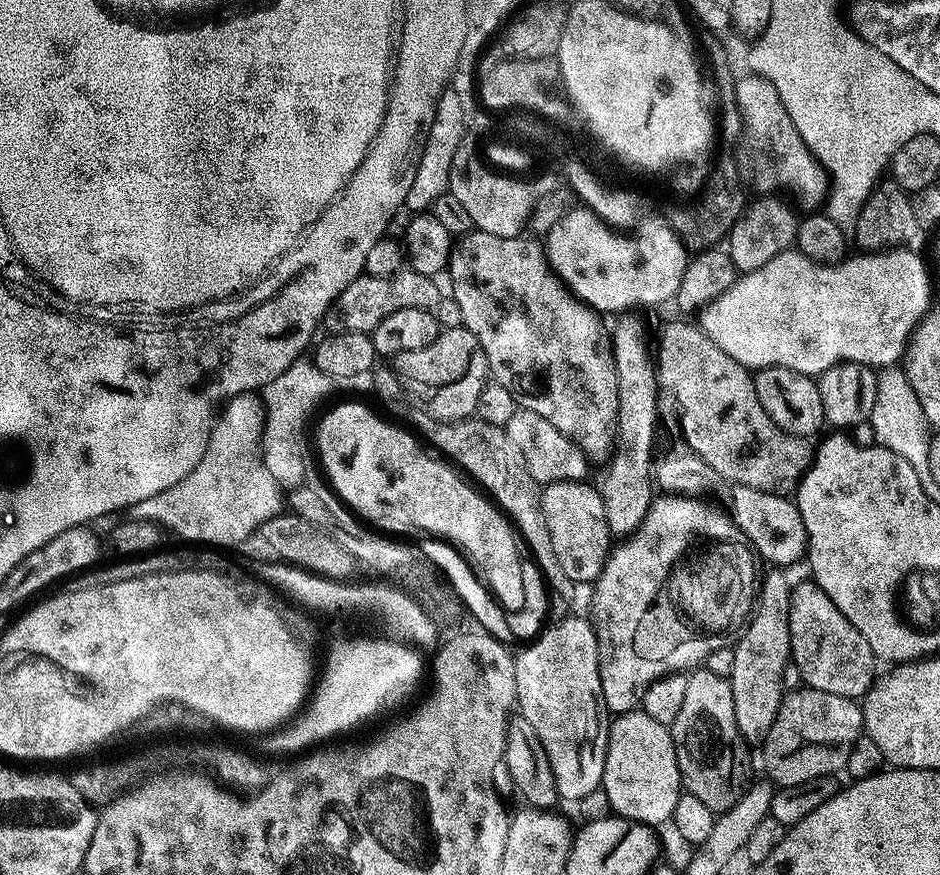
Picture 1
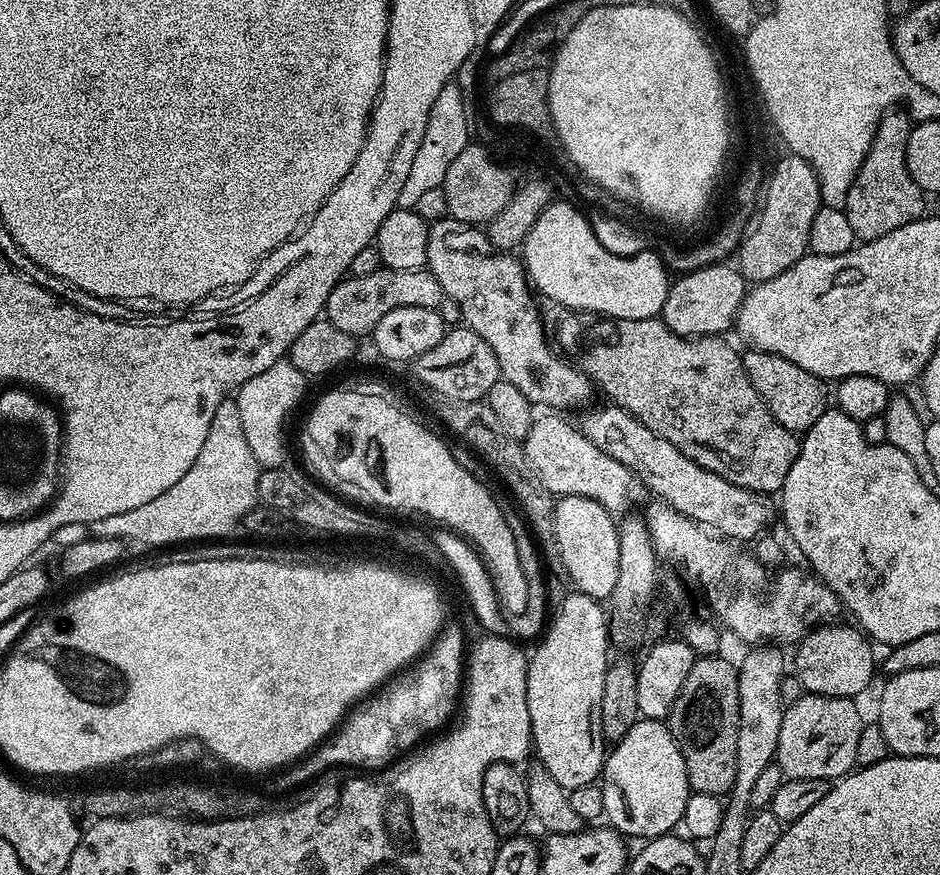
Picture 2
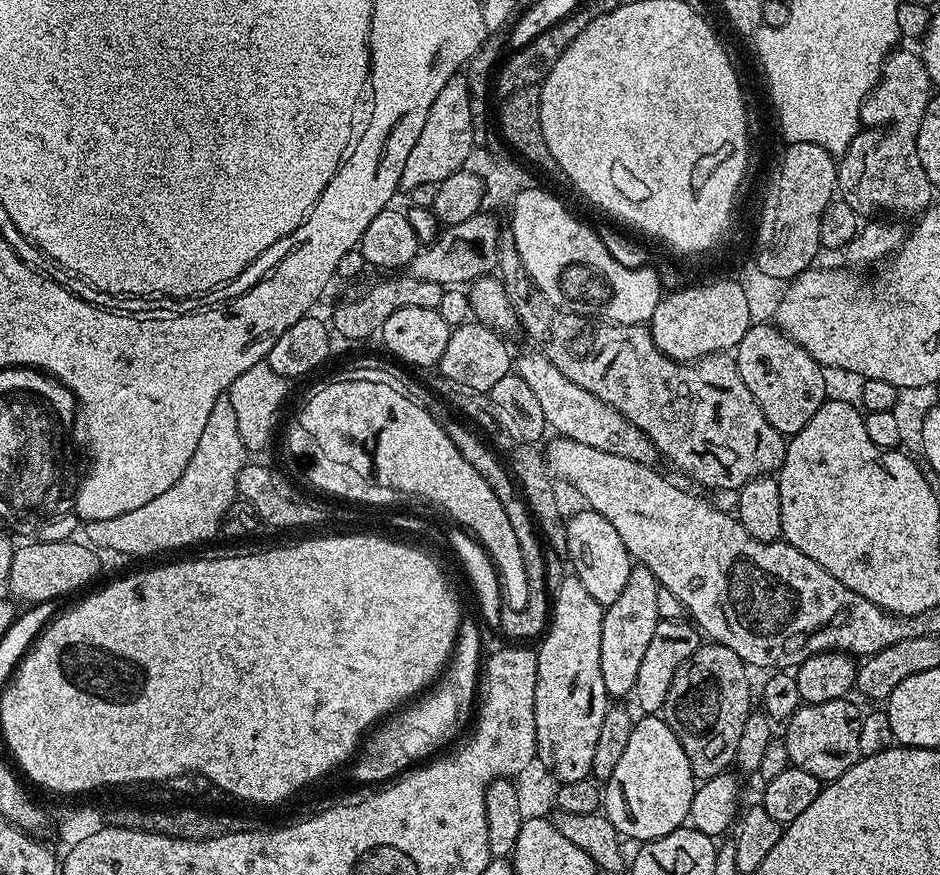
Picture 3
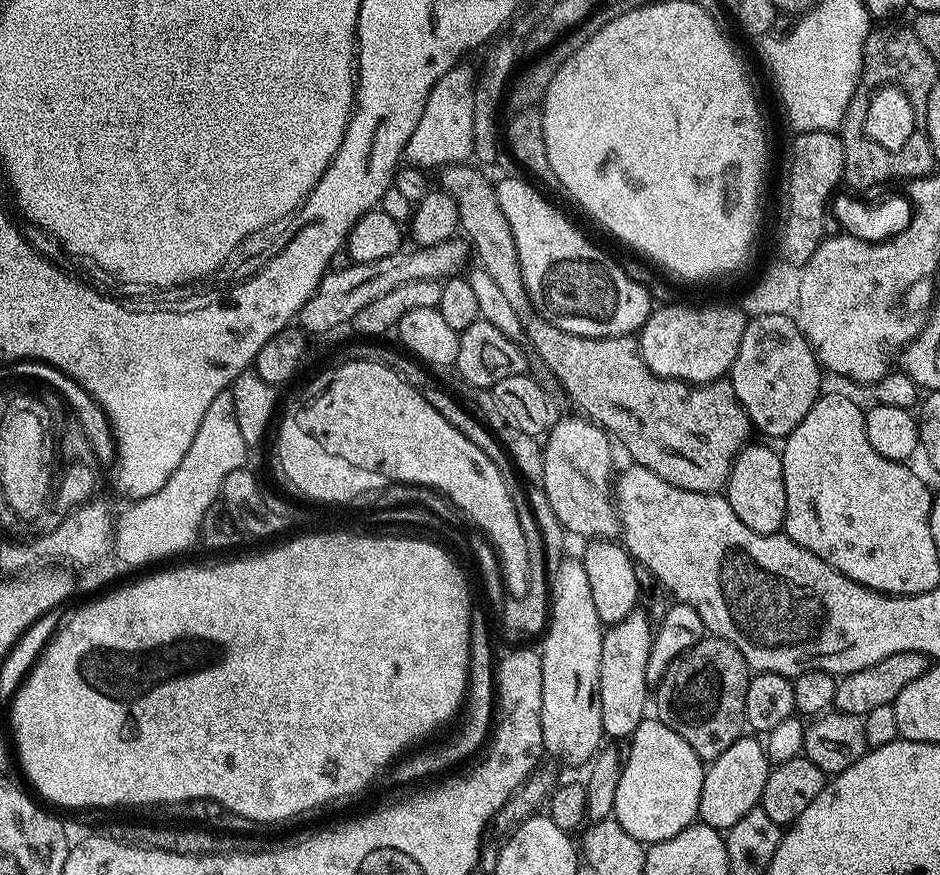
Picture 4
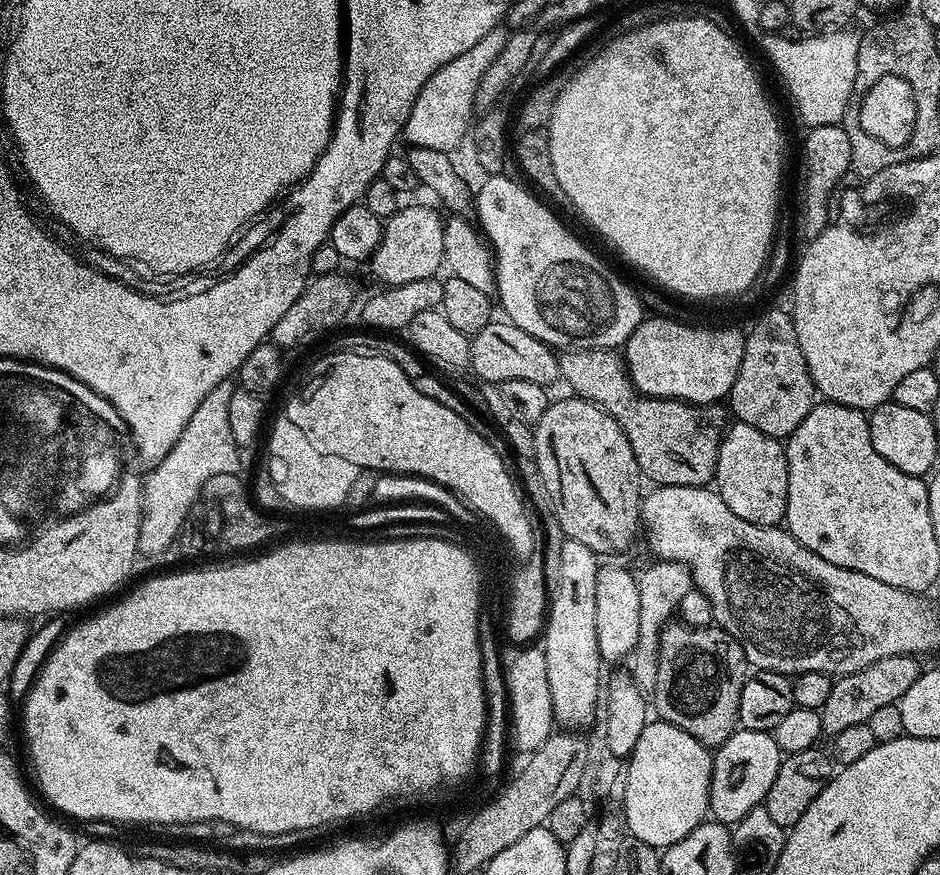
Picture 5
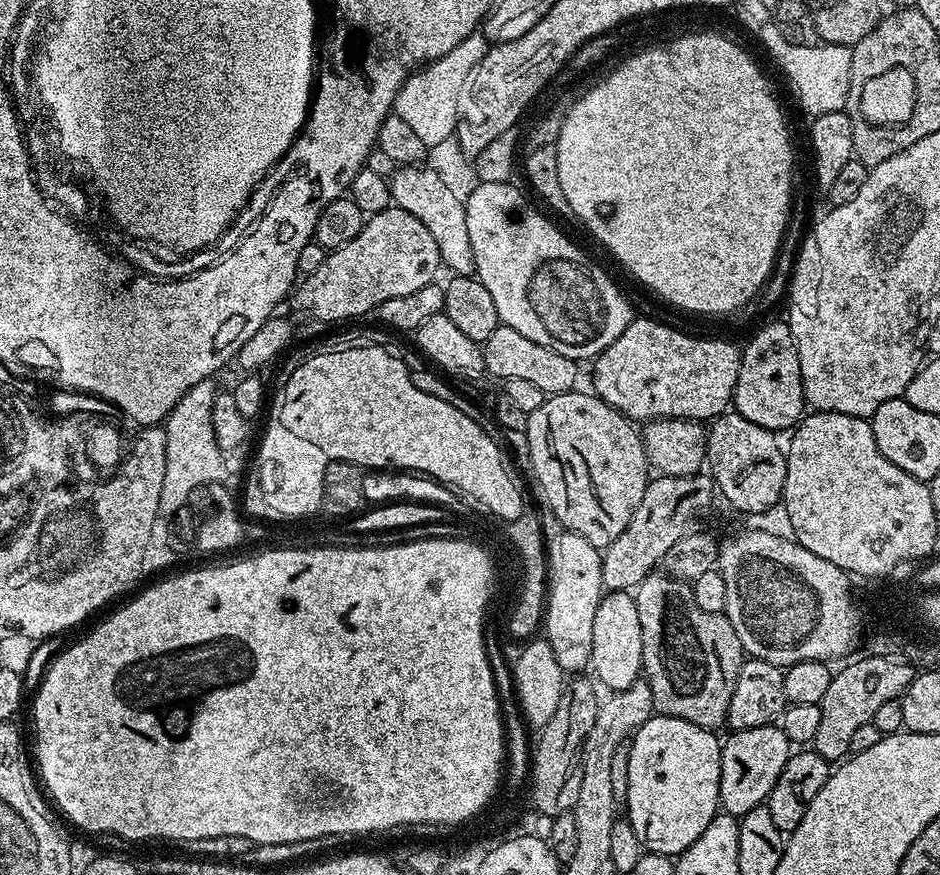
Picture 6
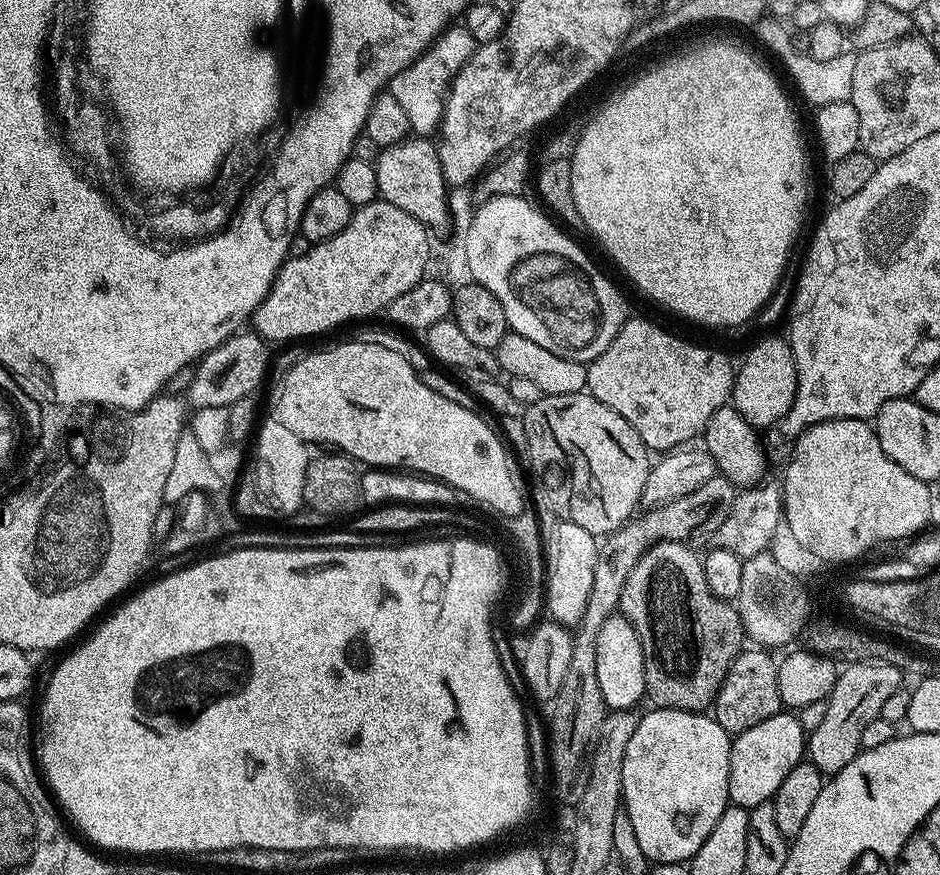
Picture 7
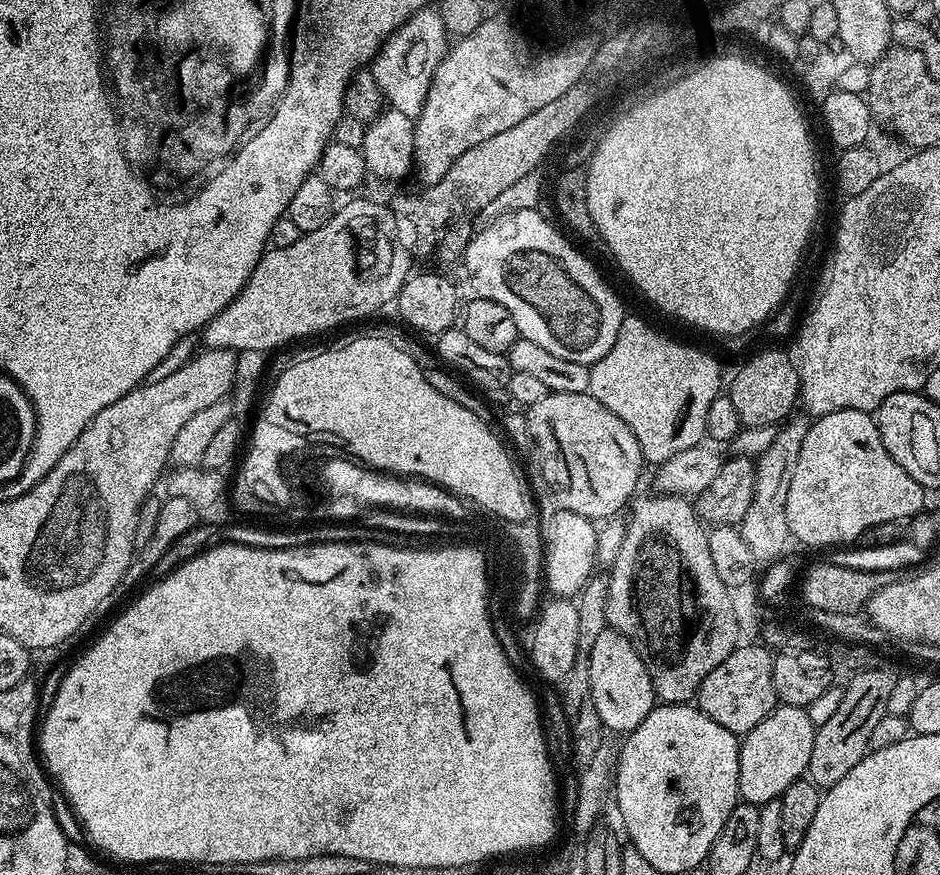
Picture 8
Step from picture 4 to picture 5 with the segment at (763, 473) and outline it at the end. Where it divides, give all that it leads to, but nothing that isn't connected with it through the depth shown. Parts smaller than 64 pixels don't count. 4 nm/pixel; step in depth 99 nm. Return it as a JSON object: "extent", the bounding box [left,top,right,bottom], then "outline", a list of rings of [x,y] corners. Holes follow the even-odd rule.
{"extent":[714,422,788,528],"outline":[[[739,422],[733,425],[732,429],[729,427],[723,433],[720,442],[714,477],[715,491],[719,492],[722,502],[726,502],[726,506],[738,514],[738,518],[746,518],[746,522],[767,528],[779,525],[788,511],[788,453],[785,445],[772,436],[762,434],[762,430],[754,430],[754,426]]]}

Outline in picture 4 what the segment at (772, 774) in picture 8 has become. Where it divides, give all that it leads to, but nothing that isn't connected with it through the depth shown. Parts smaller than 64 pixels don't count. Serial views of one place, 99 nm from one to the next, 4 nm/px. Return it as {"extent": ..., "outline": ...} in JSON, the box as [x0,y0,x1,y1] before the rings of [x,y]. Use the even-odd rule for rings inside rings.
{"extent":[699,734,770,830],"outline":[[[748,734],[741,735],[734,742],[734,746],[726,750],[726,754],[718,754],[718,758],[705,767],[699,823],[708,824],[717,830],[727,830],[734,826],[734,822],[738,822],[738,818],[742,818],[742,814],[759,805],[770,771],[770,761],[763,743],[759,739],[756,741],[751,738],[756,739]]]}

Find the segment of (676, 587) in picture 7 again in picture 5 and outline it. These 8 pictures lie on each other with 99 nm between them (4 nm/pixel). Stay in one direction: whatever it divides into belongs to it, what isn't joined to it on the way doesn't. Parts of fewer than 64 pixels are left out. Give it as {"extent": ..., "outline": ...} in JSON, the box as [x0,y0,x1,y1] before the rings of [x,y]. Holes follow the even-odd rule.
{"extent":[654,622,750,750],"outline":[[[670,622],[662,630],[660,635],[660,649],[658,650],[658,682],[654,693],[654,712],[659,719],[664,720],[667,724],[678,726],[682,730],[686,730],[686,734],[690,734],[694,738],[698,738],[698,742],[702,742],[705,748],[715,750],[726,742],[726,738],[730,738],[738,731],[740,719],[738,718],[738,698],[742,698],[742,686],[748,681],[750,675],[750,665],[744,658],[744,651],[740,643],[731,636],[730,633],[724,631],[723,628],[715,626],[693,626],[683,622]]]}

